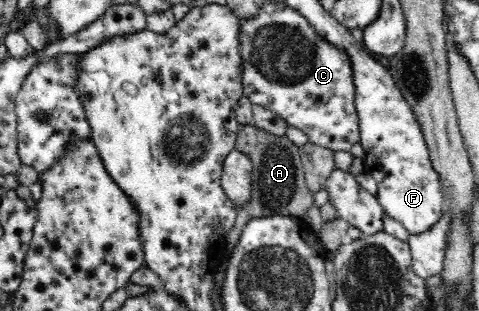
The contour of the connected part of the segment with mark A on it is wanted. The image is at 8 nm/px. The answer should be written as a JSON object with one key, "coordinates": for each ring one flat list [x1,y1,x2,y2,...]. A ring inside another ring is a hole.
{"coordinates":[[240,126,236,137,235,149,248,155,252,161,252,190,246,204,235,205,237,210,234,226,225,234,224,244,230,254,238,244,244,226,253,218,264,218,284,214,289,217,303,218,313,205,313,192,305,181,305,166,302,160,301,147,292,143,286,135,276,136,257,126]]}

